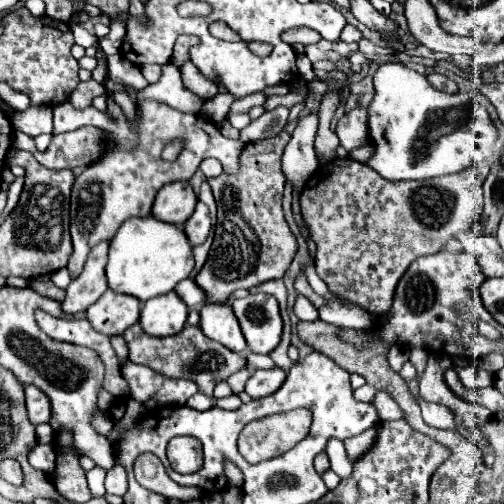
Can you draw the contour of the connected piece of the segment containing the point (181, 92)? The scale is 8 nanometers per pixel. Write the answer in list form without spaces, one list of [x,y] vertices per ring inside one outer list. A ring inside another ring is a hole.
[[[166,64],[162,66],[162,78],[160,82],[146,86],[144,90],[138,92],[138,102],[142,100],[158,100],[164,104],[170,104],[182,112],[190,112],[190,114],[198,114],[205,100],[196,96],[194,92],[190,92],[182,78],[180,78],[180,70],[174,64]]]

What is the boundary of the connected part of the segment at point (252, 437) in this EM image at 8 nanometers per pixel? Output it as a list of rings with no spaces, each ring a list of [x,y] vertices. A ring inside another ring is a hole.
[[[298,408],[298,410],[292,410],[292,412],[272,414],[272,416],[254,420],[254,422],[246,424],[244,430],[240,432],[238,450],[250,464],[258,464],[258,462],[276,458],[276,456],[288,452],[290,448],[294,448],[308,434],[310,424],[312,424],[312,414],[306,408]]]

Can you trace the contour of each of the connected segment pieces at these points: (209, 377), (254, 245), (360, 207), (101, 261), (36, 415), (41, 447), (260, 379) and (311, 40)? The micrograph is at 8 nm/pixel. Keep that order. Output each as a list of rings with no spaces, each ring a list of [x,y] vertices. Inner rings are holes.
[[[136,322],[122,336],[130,348],[130,360],[132,362],[150,366],[152,370],[156,370],[168,378],[192,380],[198,384],[198,390],[210,398],[212,398],[212,390],[218,382],[226,380],[228,376],[232,376],[234,372],[238,372],[242,368],[248,368],[246,358],[242,354],[236,354],[236,352],[224,348],[222,344],[210,340],[208,336],[202,334],[202,330],[198,326],[186,326],[174,336],[156,338],[156,336],[146,334],[142,330],[142,326]]]
[[[280,132],[276,138],[250,142],[244,148],[244,156],[240,156],[240,176],[222,174],[208,180],[218,204],[218,220],[210,256],[198,272],[196,282],[206,290],[210,302],[224,302],[234,290],[248,290],[266,280],[282,278],[298,250],[296,236],[282,214],[284,174],[280,160],[288,140],[290,136]],[[238,214],[242,214],[244,222],[238,222]]]
[[[332,158],[318,166],[304,186],[300,204],[316,242],[316,274],[334,294],[380,316],[392,306],[394,290],[408,266],[428,254],[436,254],[462,230],[470,230],[482,214],[482,184],[488,162],[426,180],[392,182],[380,178],[368,164],[350,158]]]
[[[108,242],[96,244],[90,250],[86,264],[78,278],[70,282],[66,288],[66,300],[62,302],[64,312],[84,312],[90,304],[94,304],[104,290],[108,290],[106,282],[106,262],[108,262]]]
[[[26,386],[26,406],[28,406],[28,416],[30,416],[32,424],[50,422],[52,406],[50,406],[48,396],[40,388]]]
[[[36,444],[30,452],[28,452],[28,462],[32,468],[42,470],[46,474],[52,474],[56,466],[56,453],[52,444]]]
[[[272,368],[272,370],[254,370],[246,382],[246,392],[252,398],[262,398],[280,388],[284,384],[286,372],[282,368]]]
[[[292,28],[292,30],[282,34],[282,40],[290,46],[292,44],[308,46],[308,44],[316,44],[320,40],[320,34],[316,30],[310,30],[310,28]]]

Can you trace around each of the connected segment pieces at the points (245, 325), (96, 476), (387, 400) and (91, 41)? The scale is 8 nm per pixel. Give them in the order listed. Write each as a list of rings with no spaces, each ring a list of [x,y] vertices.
[[[250,294],[232,300],[232,308],[254,354],[270,354],[280,344],[282,316],[274,296]]]
[[[94,466],[92,470],[86,472],[86,480],[88,480],[88,486],[92,490],[92,496],[104,496],[106,490],[104,490],[104,476],[106,472],[98,466]]]
[[[378,392],[378,394],[374,396],[372,404],[374,404],[374,408],[376,408],[376,412],[378,412],[378,418],[380,418],[382,422],[402,418],[400,406],[398,406],[398,404],[388,396],[388,394],[384,394],[384,392]]]
[[[70,24],[70,28],[74,32],[76,44],[80,44],[82,48],[90,48],[90,46],[94,46],[98,42],[98,38],[94,34],[90,34],[82,24]]]

